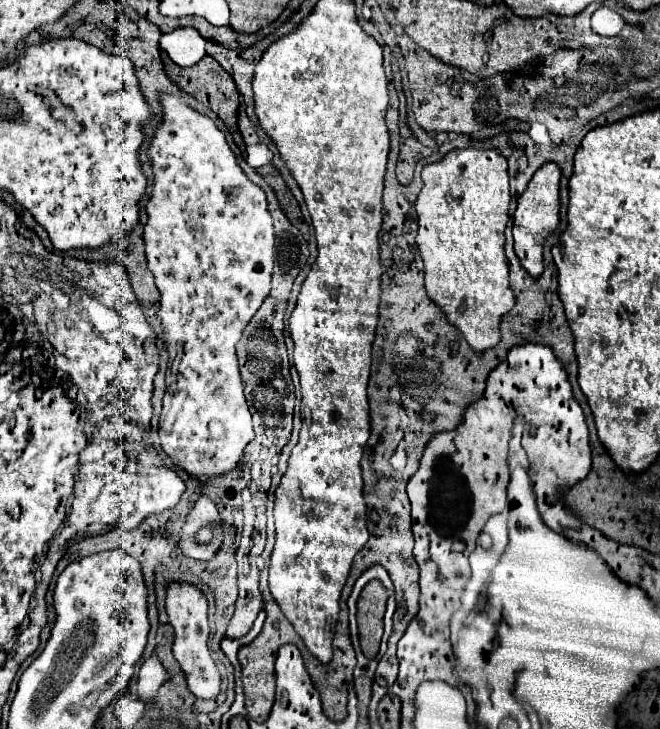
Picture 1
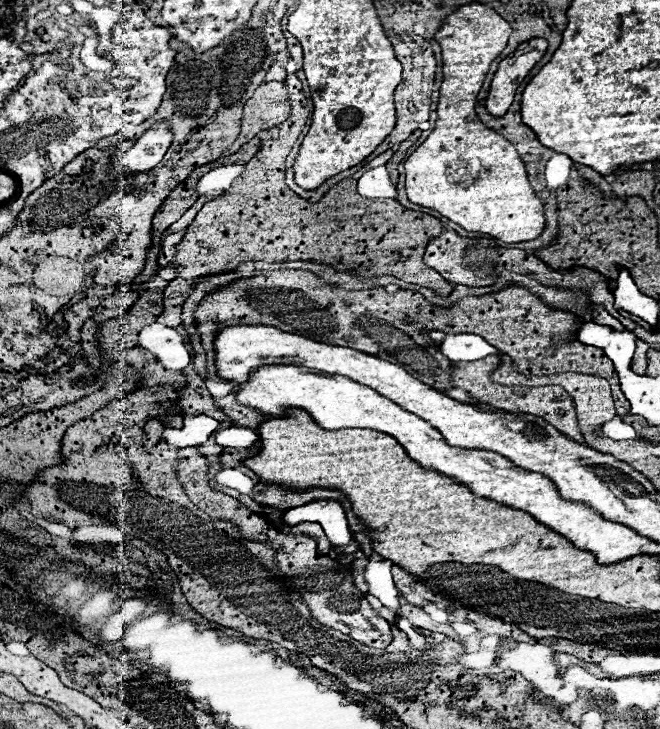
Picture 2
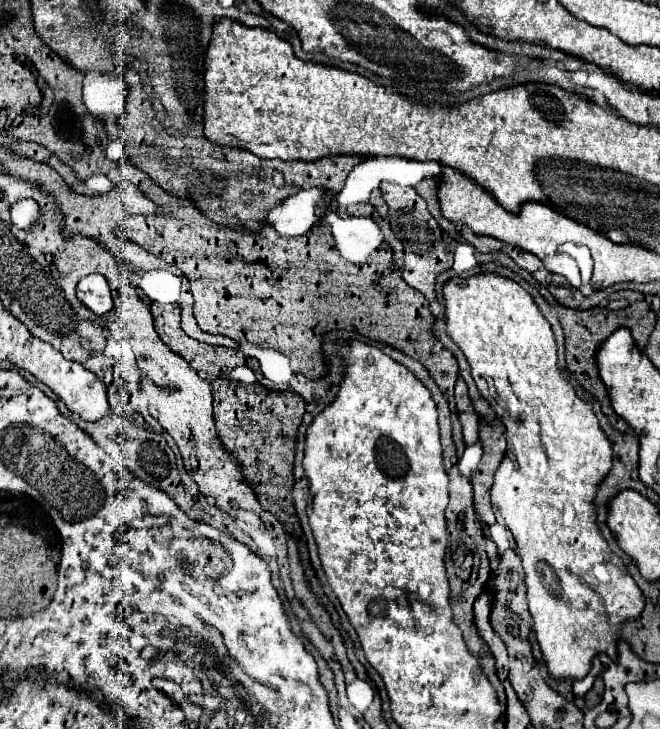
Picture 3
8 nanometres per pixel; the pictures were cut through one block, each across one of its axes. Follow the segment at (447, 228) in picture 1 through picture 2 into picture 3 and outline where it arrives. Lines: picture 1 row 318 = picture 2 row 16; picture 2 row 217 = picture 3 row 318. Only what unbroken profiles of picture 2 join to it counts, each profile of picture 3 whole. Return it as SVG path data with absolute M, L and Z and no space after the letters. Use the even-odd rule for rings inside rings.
M484 272L466 280L450 278L442 286L442 294L446 304L446 334L464 352L478 392L488 400L496 418L508 430L504 462L494 476L492 506L504 518L516 540L516 554L526 572L526 598L540 650L552 676L580 680L588 674L596 654L606 652L616 658L620 622L638 618L644 608L640 588L594 524L592 500L596 484L612 466L610 442L592 406L580 400L568 380L562 378L556 364L556 342L550 324L520 284L500 274Z

